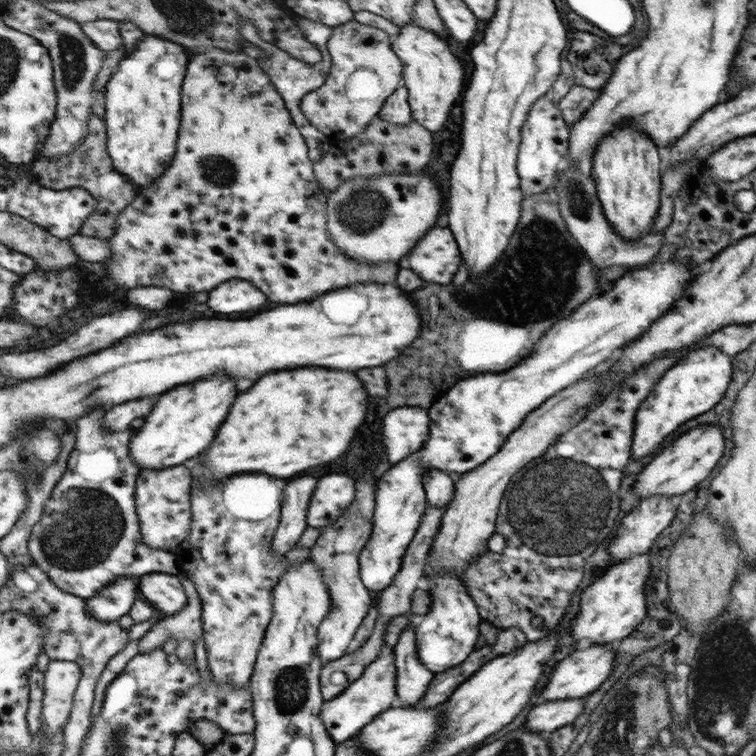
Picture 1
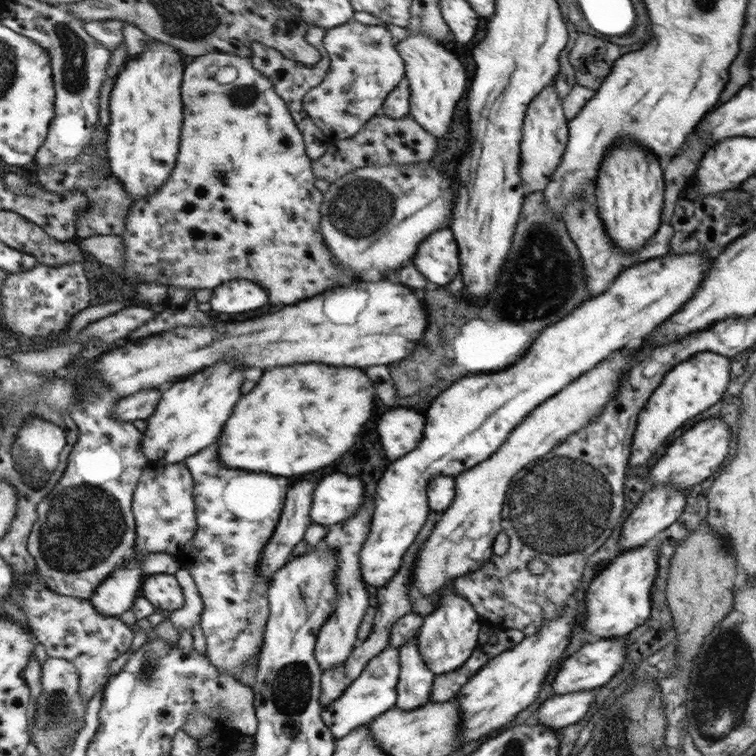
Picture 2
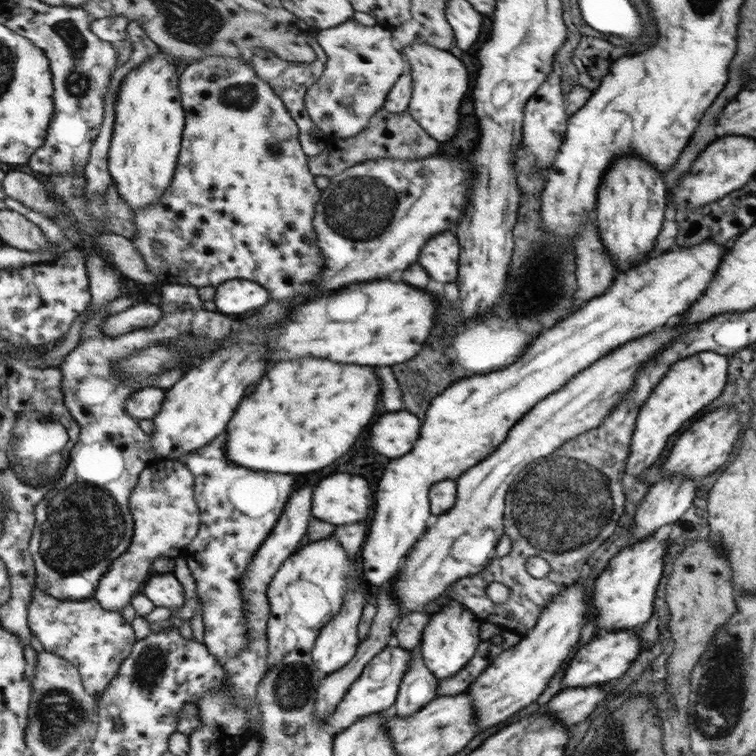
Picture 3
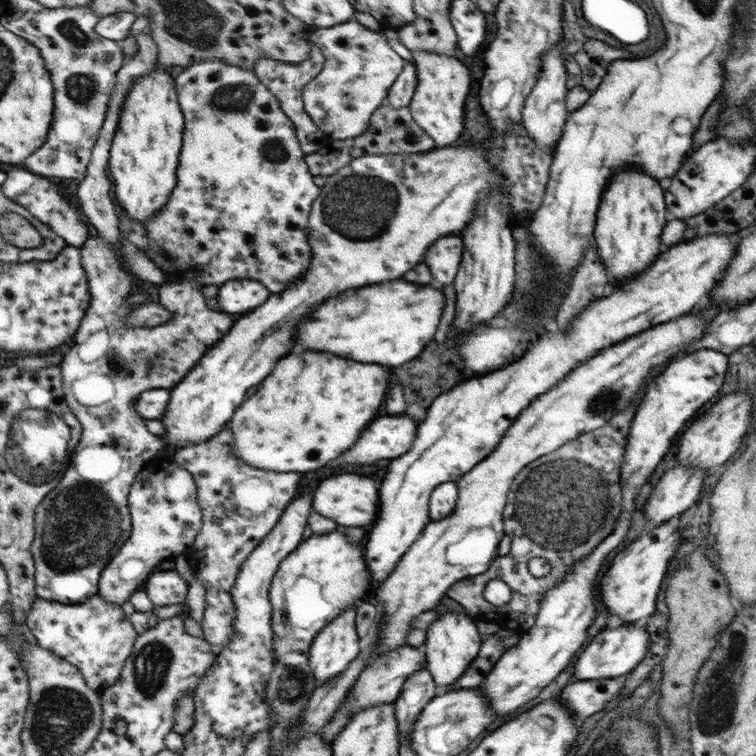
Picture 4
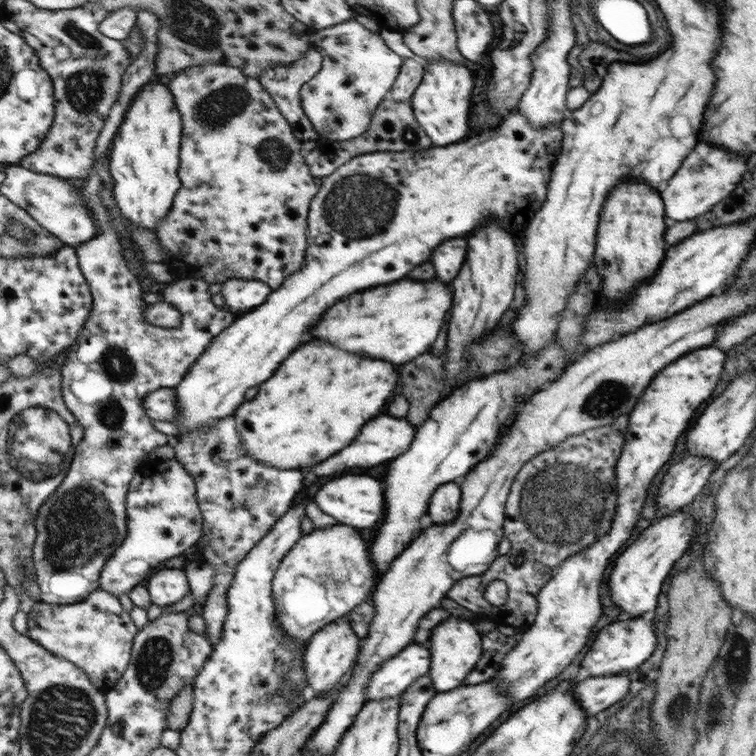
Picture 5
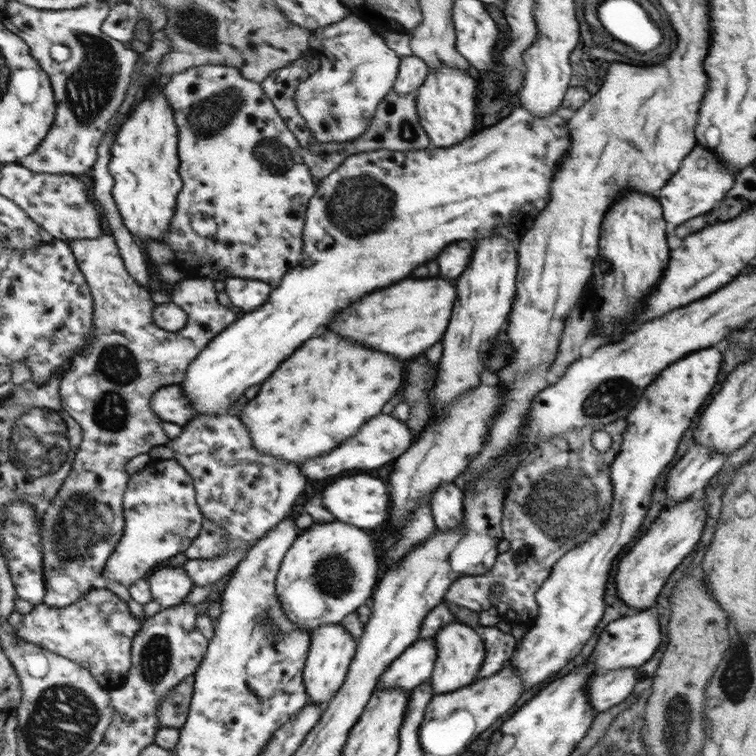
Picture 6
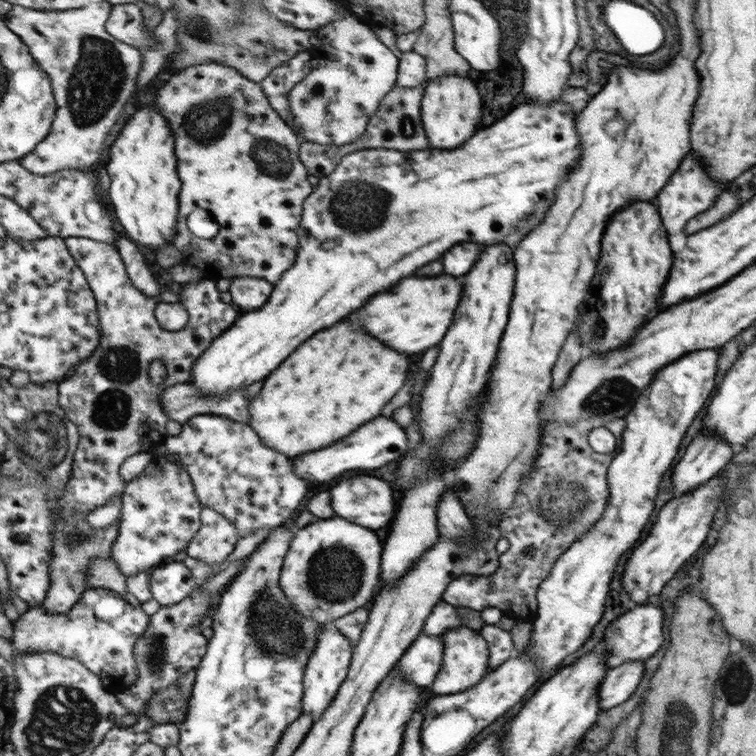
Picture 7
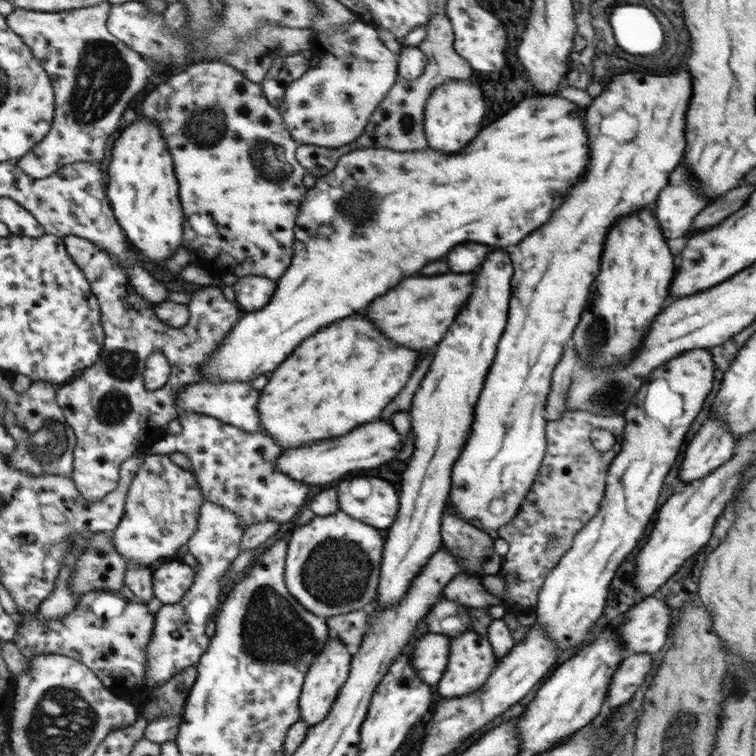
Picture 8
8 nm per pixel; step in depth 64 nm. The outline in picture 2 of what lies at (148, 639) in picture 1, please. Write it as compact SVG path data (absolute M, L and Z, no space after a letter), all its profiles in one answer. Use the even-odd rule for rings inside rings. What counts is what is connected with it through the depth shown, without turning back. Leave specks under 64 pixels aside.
M181 563L179 571L174 575L178 578L180 586L184 588L185 605L183 605L183 608L173 611L169 619L179 632L185 629L191 634L193 625L195 625L195 623L200 623L202 602L199 598L198 590L194 586L191 575L189 575L189 571L185 569L185 564Z

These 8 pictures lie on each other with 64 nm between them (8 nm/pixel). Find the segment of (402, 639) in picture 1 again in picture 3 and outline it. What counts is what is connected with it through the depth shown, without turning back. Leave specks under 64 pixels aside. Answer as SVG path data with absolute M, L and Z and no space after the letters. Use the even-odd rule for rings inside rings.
M414 647L408 650L411 653L409 668L404 678L401 678L396 702L391 709L399 718L413 716L415 712L433 700L438 691L438 681L423 664L420 648Z

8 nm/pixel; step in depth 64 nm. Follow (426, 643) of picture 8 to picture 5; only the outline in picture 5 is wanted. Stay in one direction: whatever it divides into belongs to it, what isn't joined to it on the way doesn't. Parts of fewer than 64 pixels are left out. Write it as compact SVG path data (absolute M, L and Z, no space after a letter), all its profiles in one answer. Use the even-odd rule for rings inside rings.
M426 644L405 646L401 653L385 660L371 676L365 688L365 701L385 697L398 697L409 685L429 672L431 654Z

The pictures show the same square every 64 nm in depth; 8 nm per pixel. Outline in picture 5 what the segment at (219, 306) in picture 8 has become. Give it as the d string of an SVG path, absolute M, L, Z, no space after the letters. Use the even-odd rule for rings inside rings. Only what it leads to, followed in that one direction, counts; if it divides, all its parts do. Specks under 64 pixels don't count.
M95 165L90 171L89 177L80 183L80 188L81 195L83 195L85 203L87 203L89 209L93 211L93 217L95 217L95 221L97 221L97 225L99 225L99 234L97 234L95 238L92 238L87 242L81 242L81 246L76 247L77 254L80 255L81 270L84 271L84 275L88 279L89 286L92 289L94 306L92 314L88 320L88 324L86 325L86 328L84 329L84 332L79 340L78 346L69 350L69 353L64 357L60 368L62 372L63 398L65 399L67 408L73 412L75 418L77 418L77 420L81 423L81 426L83 426L84 440L81 444L79 444L79 447L75 452L73 462L70 465L70 469L67 472L65 480L61 483L61 486L55 490L54 494L47 498L47 502L43 504L43 508L39 510L35 520L38 536L36 543L34 544L34 560L36 575L41 586L40 601L57 605L69 605L83 602L84 600L87 600L87 597L89 597L93 591L101 588L100 578L102 572L105 570L107 561L109 561L109 559L115 554L116 550L121 547L123 541L127 539L129 534L128 494L129 489L132 486L132 480L140 469L145 466L142 462L146 460L149 452L153 452L155 448L159 448L160 446L173 443L174 439L170 438L167 434L164 434L163 431L160 431L157 427L155 427L155 425L153 425L153 419L147 415L147 411L145 411L145 400L153 392L156 392L156 390L179 386L179 384L181 384L181 382L185 379L185 374L188 367L192 365L201 353L203 353L203 351L207 348L207 345L211 343L211 340L215 338L219 332L222 332L225 328L227 328L231 322L234 322L234 319L237 318L238 315L231 314L231 312L227 311L225 308L218 309L217 306L211 302L211 294L207 291L207 288L209 288L208 282L199 279L184 279L177 280L175 283L167 284L163 290L163 300L171 304L174 308L177 308L184 315L183 325L177 329L169 329L150 324L146 319L146 311L150 308L150 305L143 300L145 292L143 292L143 286L141 286L141 278L136 274L133 274L133 271L129 268L128 260L124 256L124 248L121 238L119 238L119 232L115 230L115 224L113 224L113 218L111 218L111 214L109 214L109 208L107 208L107 206L105 206L105 202L101 200L103 180L101 180L101 176L97 174Z

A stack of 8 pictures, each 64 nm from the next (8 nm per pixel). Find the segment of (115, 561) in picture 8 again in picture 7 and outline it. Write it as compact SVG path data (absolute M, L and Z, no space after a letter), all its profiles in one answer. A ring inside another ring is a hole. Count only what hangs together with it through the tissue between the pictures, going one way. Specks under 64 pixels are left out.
M112 555L93 557L87 569L86 588L109 589L124 596L128 591L128 578Z

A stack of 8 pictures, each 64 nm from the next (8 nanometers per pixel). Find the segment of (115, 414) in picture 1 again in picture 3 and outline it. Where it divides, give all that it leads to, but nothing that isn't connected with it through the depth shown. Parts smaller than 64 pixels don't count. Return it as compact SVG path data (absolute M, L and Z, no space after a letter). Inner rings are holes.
M147 387L139 390L129 398L128 402L125 402L127 413L139 420L153 420L163 408L163 402L167 398L165 394L166 390L159 387Z

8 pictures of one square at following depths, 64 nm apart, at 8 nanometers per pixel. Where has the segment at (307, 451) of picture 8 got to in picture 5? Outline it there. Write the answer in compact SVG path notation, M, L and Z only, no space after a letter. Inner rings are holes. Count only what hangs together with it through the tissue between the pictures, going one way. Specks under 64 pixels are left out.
M377 416L365 424L365 430L357 434L353 444L345 446L341 454L335 454L333 458L325 458L325 462L319 462L309 468L315 476L329 476L335 472L341 472L345 468L369 468L373 464L381 464L394 459L408 450L408 447L415 440L415 428L405 418L391 418L391 416Z

